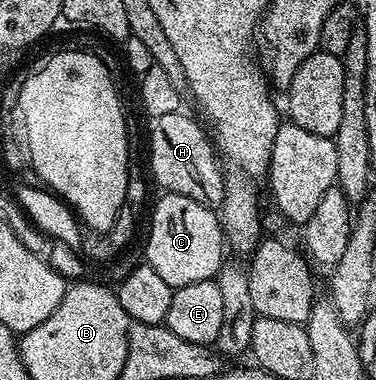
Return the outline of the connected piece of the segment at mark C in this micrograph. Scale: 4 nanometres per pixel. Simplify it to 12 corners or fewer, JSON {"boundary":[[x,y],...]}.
{"boundary":[[172,193],[153,207],[144,262],[174,289],[216,280],[218,212]]}

